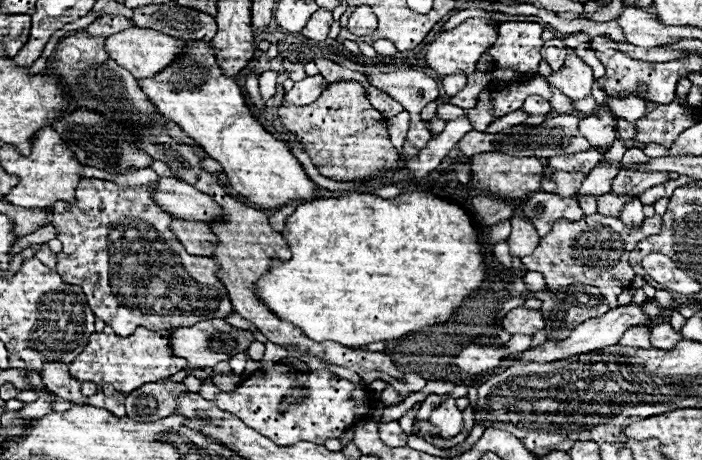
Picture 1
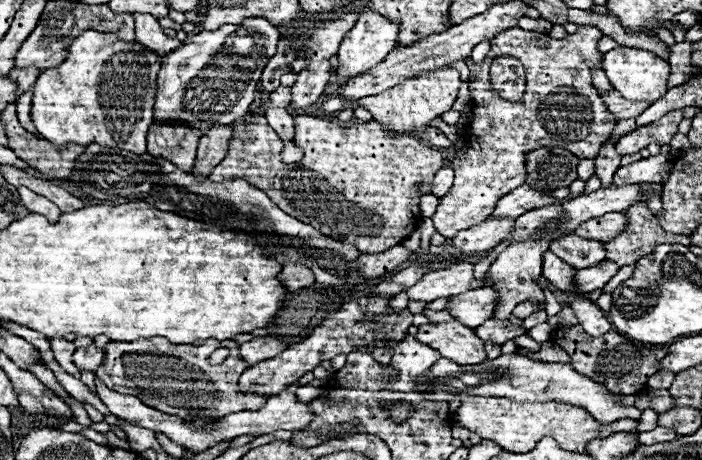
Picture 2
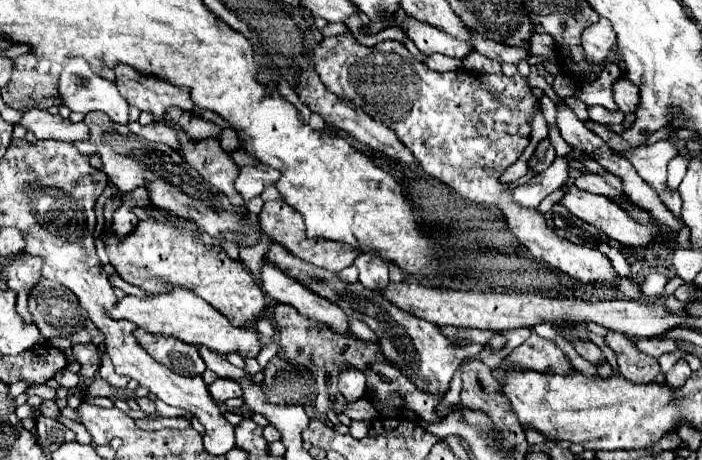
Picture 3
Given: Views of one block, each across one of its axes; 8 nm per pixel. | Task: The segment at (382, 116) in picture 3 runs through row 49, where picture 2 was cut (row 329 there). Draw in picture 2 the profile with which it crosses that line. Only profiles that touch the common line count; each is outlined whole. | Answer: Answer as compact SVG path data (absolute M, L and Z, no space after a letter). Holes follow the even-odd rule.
M366 296L366 298L358 298L344 304L342 310L338 310L332 318L324 320L318 328L314 328L314 332L308 338L304 338L300 344L290 346L276 358L250 366L238 380L240 392L252 392L260 396L278 396L290 384L296 384L306 372L320 366L322 360L332 360L336 354L348 354L372 342L376 342L378 346L384 346L388 342L400 342L408 334L408 328L412 326L412 314L408 310L394 312L392 308L388 308L388 300L390 298L384 298L384 296ZM376 314L388 314L388 316L376 322L362 322L364 316L376 316Z

